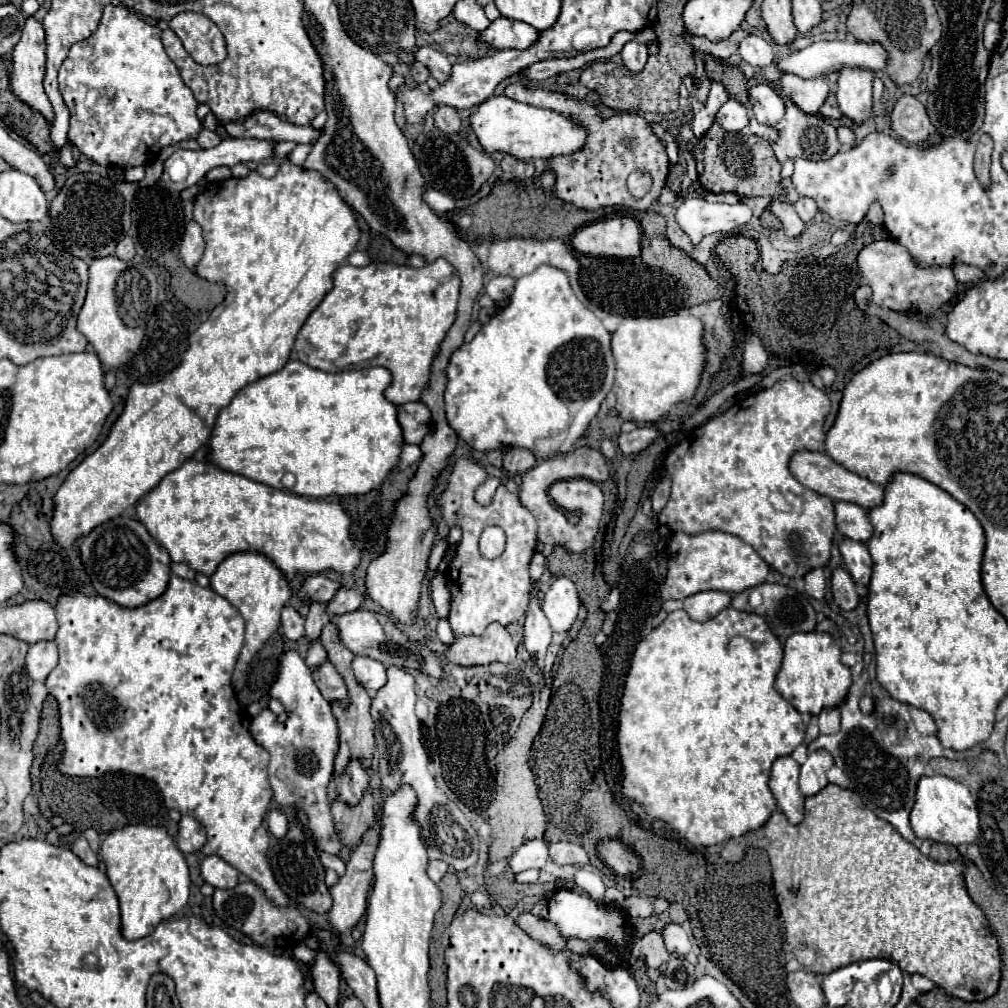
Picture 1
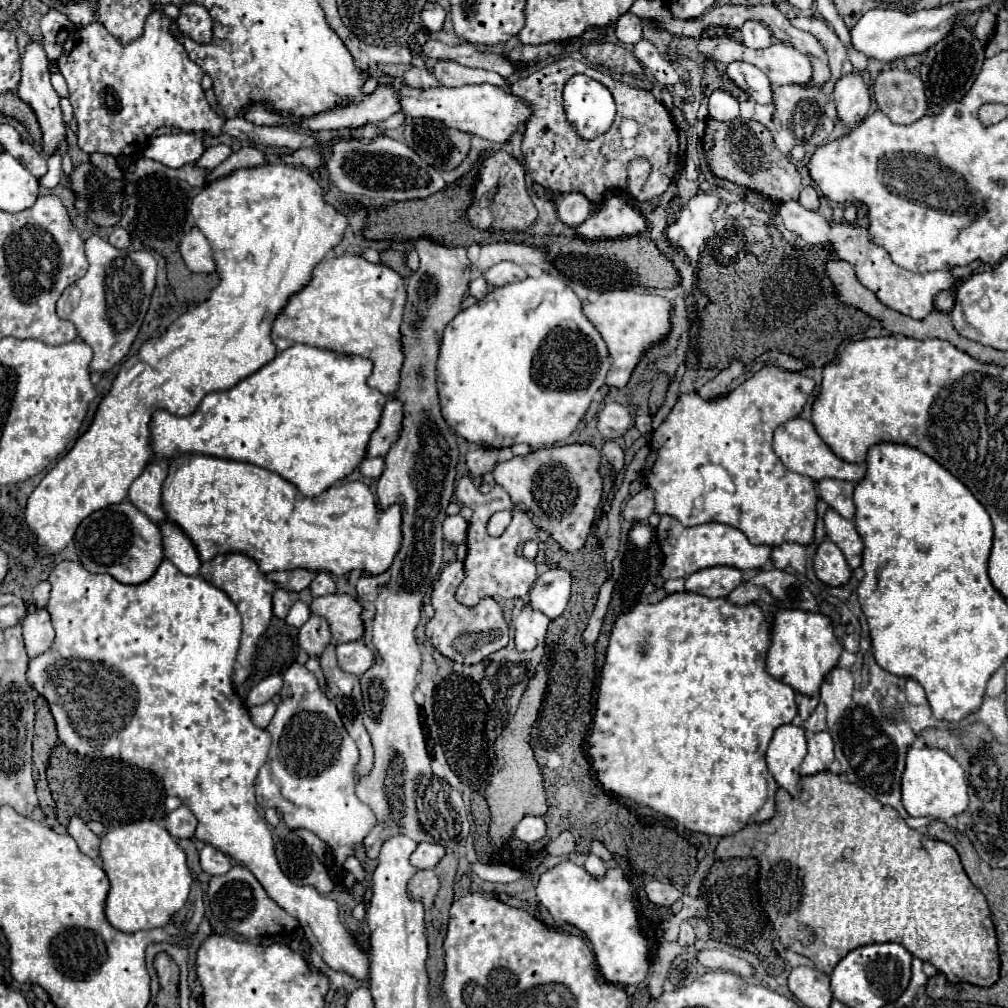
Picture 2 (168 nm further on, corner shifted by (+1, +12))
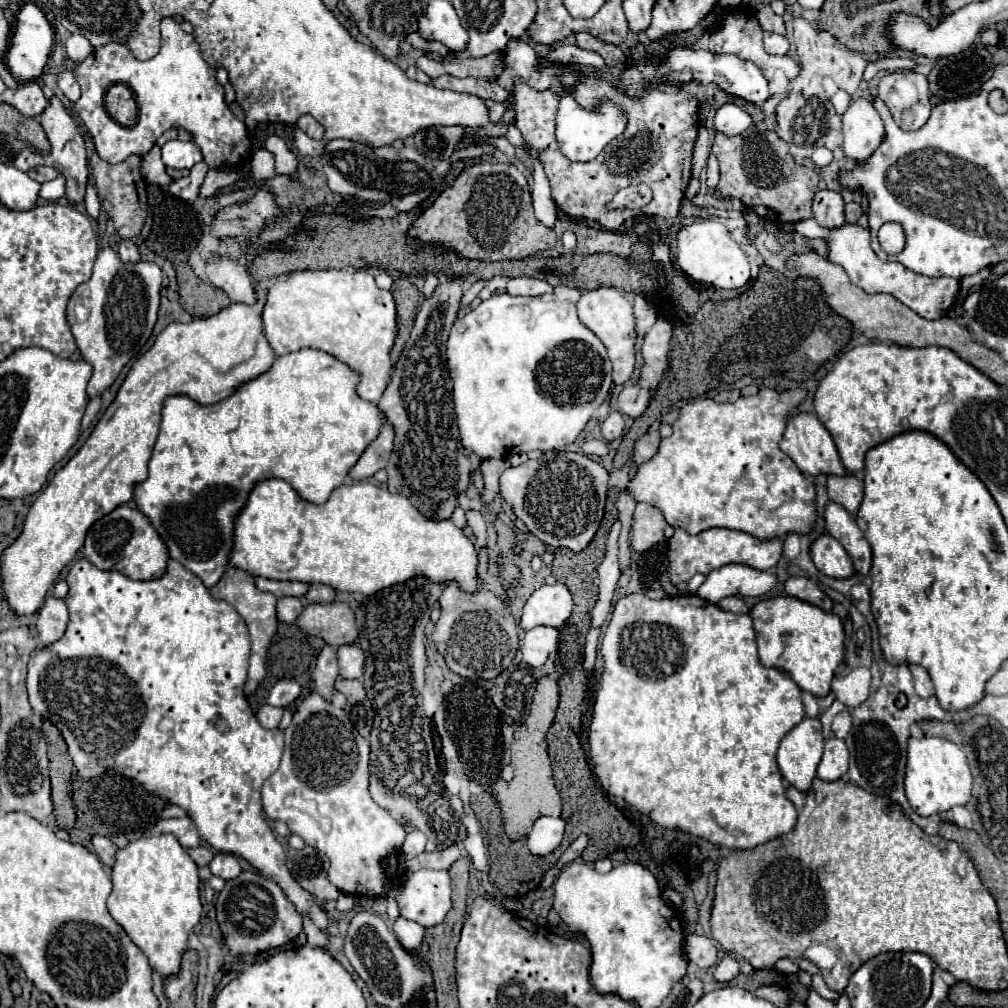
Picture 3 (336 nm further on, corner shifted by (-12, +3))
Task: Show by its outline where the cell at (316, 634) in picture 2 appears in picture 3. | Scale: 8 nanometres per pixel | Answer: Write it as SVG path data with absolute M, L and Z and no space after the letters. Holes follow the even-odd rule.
M325 646L317 658L317 666L313 670L313 690L323 696L325 700L331 700L335 694L335 680L339 676L337 668L337 656L331 646Z

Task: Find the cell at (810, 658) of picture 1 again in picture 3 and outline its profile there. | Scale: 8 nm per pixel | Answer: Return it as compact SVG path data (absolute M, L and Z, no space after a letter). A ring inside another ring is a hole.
M775 596L757 602L749 616L757 634L759 660L765 668L789 672L795 684L813 696L827 696L837 666L843 662L843 624L837 614L805 604L793 596Z

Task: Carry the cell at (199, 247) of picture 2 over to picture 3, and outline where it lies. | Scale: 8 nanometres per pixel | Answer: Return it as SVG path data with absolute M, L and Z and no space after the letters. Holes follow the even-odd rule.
M215 258L213 262L207 264L207 278L213 286L227 292L231 302L249 304L249 306L257 302L251 278L241 262L229 258Z

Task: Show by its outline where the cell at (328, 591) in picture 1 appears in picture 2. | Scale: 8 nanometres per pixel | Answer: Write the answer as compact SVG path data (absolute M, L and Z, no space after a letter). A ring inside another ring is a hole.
M292 569L292 571L268 573L268 579L276 581L278 587L282 587L286 591L296 591L296 593L308 589L314 577L316 577L316 571L308 571L308 569Z

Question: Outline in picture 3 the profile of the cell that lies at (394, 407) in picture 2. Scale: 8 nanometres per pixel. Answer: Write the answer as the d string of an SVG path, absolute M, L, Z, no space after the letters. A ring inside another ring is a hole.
M383 424L379 436L373 440L373 444L369 444L369 448L365 448L365 452L361 454L357 464L349 470L349 478L365 480L365 478L373 476L377 470L385 468L389 454L393 450L393 438L395 438L393 428L389 424Z

